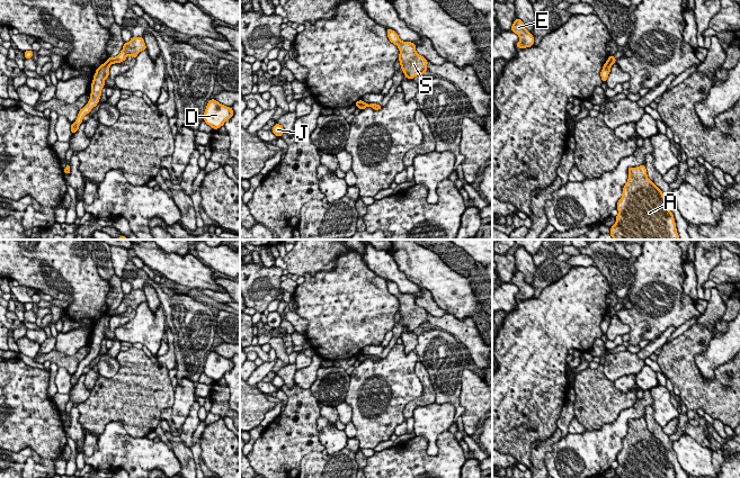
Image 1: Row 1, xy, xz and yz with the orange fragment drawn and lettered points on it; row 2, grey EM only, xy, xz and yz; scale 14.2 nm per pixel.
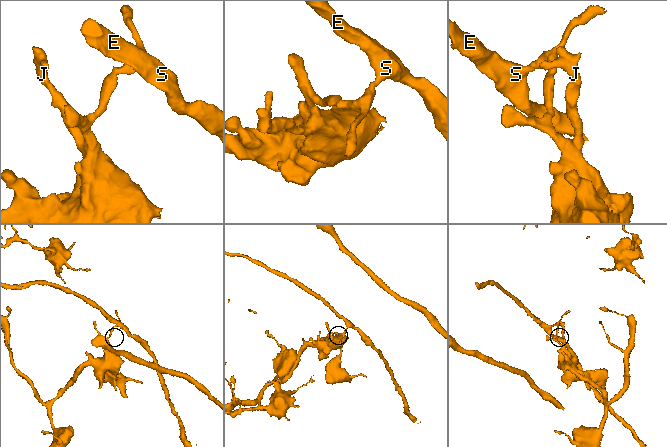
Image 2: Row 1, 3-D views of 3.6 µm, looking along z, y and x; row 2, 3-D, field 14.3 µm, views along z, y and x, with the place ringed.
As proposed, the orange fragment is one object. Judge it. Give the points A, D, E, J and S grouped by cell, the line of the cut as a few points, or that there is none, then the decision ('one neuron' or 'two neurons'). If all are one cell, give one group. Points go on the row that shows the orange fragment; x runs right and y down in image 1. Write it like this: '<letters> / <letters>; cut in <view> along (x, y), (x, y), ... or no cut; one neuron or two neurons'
A J / D E S; cut in xy along (106, 61), (109, 64); two neurons

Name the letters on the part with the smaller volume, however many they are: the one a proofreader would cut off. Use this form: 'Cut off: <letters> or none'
Cut off: D, E, S

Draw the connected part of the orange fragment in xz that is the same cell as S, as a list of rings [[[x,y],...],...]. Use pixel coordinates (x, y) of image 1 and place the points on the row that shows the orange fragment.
[[[386,28],[386,30],[389,40],[396,45],[400,51],[398,60],[400,61],[404,76],[411,80],[417,75],[425,74],[428,61],[416,52],[416,44],[402,42],[398,33],[390,28]]]

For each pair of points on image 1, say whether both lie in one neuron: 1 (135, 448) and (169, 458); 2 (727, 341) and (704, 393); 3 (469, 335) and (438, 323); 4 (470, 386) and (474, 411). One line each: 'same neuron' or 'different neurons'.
1: same neuron
2: different neurons
3: same neuron
4: same neuron

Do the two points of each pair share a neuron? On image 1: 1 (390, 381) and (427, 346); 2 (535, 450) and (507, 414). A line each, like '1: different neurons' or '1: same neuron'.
1: different neurons
2: different neurons

